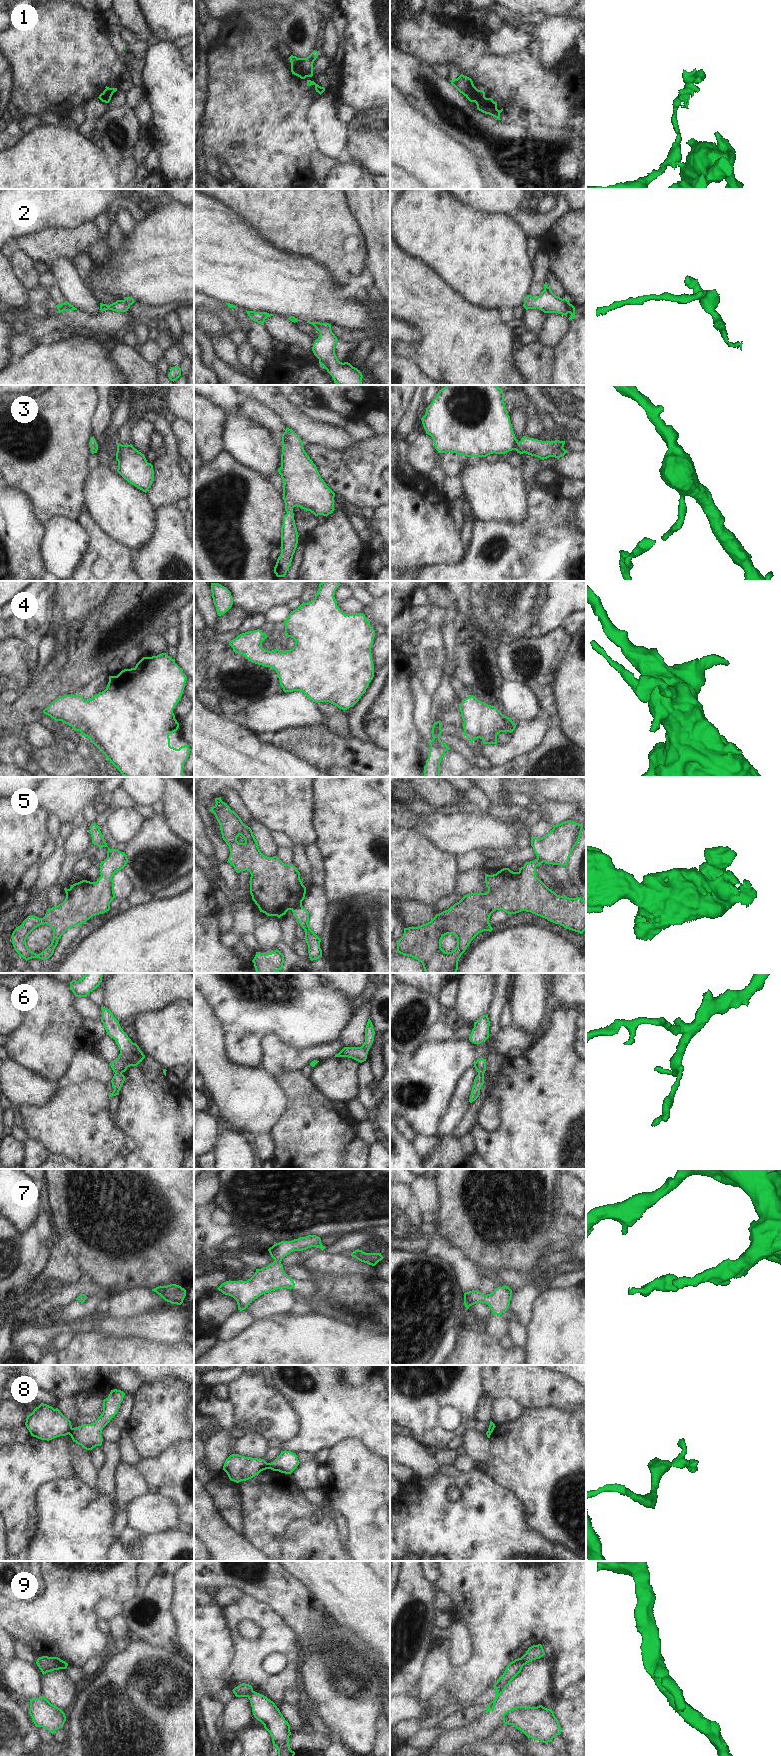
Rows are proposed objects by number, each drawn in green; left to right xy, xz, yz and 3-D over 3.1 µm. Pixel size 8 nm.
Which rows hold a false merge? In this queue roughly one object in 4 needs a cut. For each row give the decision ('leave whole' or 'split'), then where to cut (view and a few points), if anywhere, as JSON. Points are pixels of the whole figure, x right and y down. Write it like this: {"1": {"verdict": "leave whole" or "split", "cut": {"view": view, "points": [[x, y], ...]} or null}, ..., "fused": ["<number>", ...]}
{"1": {"verdict": "split", "cut": {"view": "yz", "points": [[475, 87], [470, 93], [465, 95]]}}, "2": {"verdict": "leave whole", "cut": null}, "3": {"verdict": "leave whole", "cut": null}, "4": {"verdict": "leave whole", "cut": null}, "5": {"verdict": "leave whole", "cut": null}, "6": {"verdict": "leave whole", "cut": null}, "7": {"verdict": "leave whole", "cut": null}, "8": {"verdict": "split", "cut": {"view": "xy", "points": [[72, 1428], [68, 1433]]}}, "9": {"verdict": "split", "cut": {"view": "xy", "points": [[53, 1657], [65, 1668]]}}, "fused": ["1", "8", "9"]}

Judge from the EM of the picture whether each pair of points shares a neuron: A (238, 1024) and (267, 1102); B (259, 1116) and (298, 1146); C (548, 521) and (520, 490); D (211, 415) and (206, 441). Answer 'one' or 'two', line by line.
A: two
B: two
C: two
D: one

